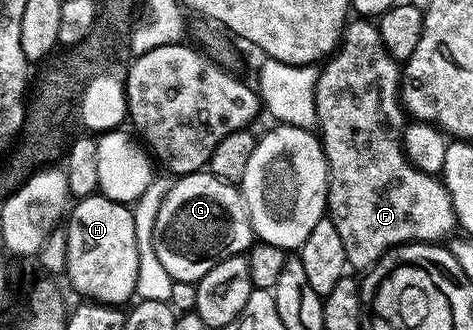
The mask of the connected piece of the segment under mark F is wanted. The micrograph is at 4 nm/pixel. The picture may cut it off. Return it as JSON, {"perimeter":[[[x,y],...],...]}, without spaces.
{"perimeter":[[[362,16],[347,21],[338,49],[321,67],[315,90],[315,105],[318,108],[317,123],[319,129],[322,128],[322,151],[326,153],[326,163],[330,165],[330,183],[326,193],[328,217],[332,224],[336,224],[340,240],[344,240],[346,260],[351,267],[368,268],[386,251],[395,246],[405,246],[407,242],[435,243],[444,234],[449,235],[450,228],[456,224],[450,194],[445,186],[435,175],[417,170],[399,144],[399,94],[400,66],[383,48],[377,25]]]}

